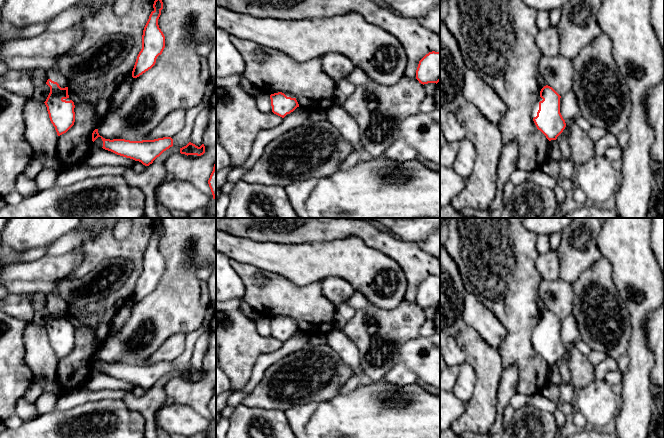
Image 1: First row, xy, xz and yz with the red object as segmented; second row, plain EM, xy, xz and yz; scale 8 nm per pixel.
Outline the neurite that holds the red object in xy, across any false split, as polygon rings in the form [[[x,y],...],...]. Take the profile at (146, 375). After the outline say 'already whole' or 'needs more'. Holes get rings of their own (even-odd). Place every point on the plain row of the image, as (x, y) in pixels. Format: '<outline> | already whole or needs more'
[[[98,353],[92,357],[92,365],[98,361],[103,365],[103,373],[111,375],[117,379],[141,386],[149,390],[164,375],[173,370],[171,361],[163,361],[154,364],[130,365],[125,363],[105,363],[99,359]]] | already whole

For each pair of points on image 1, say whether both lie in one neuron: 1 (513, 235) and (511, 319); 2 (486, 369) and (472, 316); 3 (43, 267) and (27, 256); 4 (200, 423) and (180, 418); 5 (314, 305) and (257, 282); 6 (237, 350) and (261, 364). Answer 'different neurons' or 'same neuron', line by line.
1: same neuron
2: different neurons
3: different neurons
4: same neuron
5: same neuron
6: different neurons

